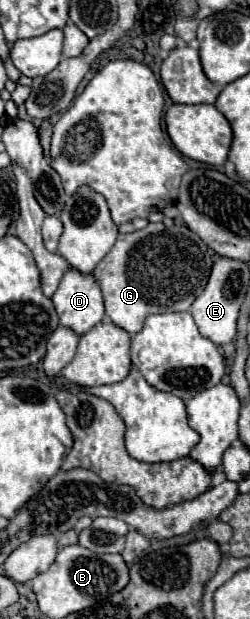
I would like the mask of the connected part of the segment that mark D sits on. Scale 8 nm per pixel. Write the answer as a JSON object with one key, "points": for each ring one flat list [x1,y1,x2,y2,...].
{"points":[[73,269,65,273,51,301,59,315,59,323,79,337,95,327,105,315,103,297,93,275,77,275]]}

